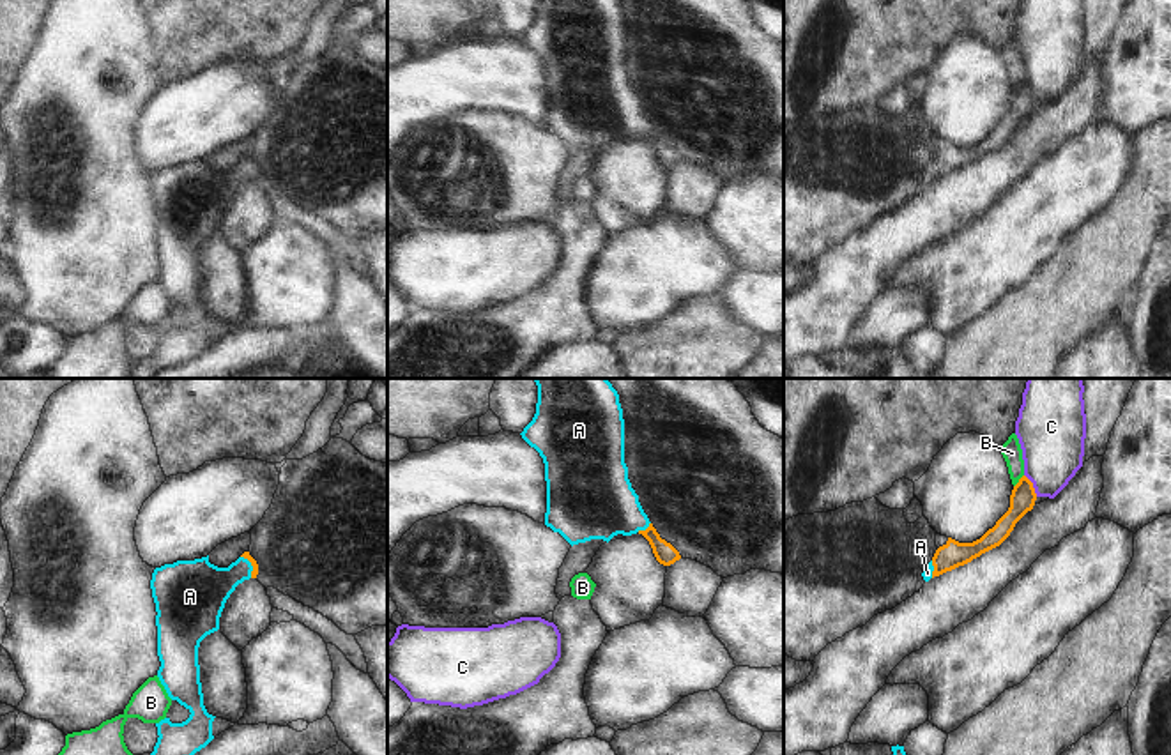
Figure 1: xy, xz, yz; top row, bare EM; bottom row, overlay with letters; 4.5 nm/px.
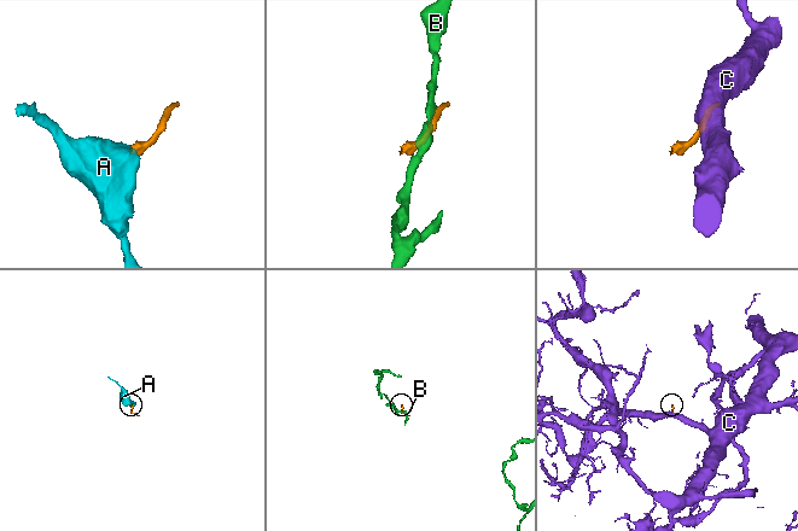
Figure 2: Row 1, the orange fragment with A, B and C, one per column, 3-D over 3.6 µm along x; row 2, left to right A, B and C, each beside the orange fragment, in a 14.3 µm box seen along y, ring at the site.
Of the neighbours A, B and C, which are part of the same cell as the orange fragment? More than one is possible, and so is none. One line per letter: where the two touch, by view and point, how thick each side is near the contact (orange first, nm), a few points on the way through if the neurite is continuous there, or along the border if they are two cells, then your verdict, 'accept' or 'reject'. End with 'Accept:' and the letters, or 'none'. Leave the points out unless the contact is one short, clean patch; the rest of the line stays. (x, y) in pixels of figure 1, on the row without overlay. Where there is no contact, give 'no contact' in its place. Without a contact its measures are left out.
A: xz (646, 133) | 100/340 nm | across xz (665, 158), (646, 133), (637, 124), (598, 106) | accept
B: yz (1019, 85) | 120/90 nm | along yz (1023, 78), (1014, 91) | reject
C: yz (1032, 89) | 120/300 nm | reject
Accept: A

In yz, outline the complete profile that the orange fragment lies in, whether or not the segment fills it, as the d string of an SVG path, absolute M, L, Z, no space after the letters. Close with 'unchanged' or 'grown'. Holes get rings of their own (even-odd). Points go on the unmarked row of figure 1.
M1022 80L1012 94L1008 115L996 126L996 129L973 147L959 147L948 141L923 173L923 184L929 186L930 182L964 170L982 157L999 150L1010 140L1015 127L1033 113L1035 104L1037 97L1033 87Z | grown

